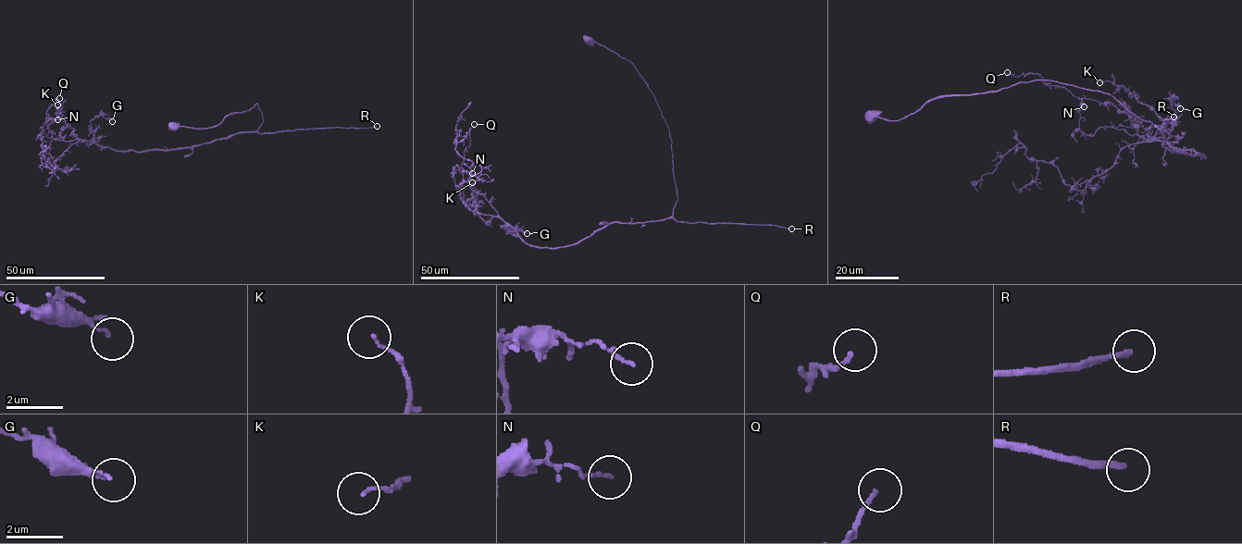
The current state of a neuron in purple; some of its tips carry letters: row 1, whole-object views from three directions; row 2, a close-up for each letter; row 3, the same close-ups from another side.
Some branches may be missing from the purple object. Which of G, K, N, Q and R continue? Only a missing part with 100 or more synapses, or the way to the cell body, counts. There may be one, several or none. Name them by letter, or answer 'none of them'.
R

